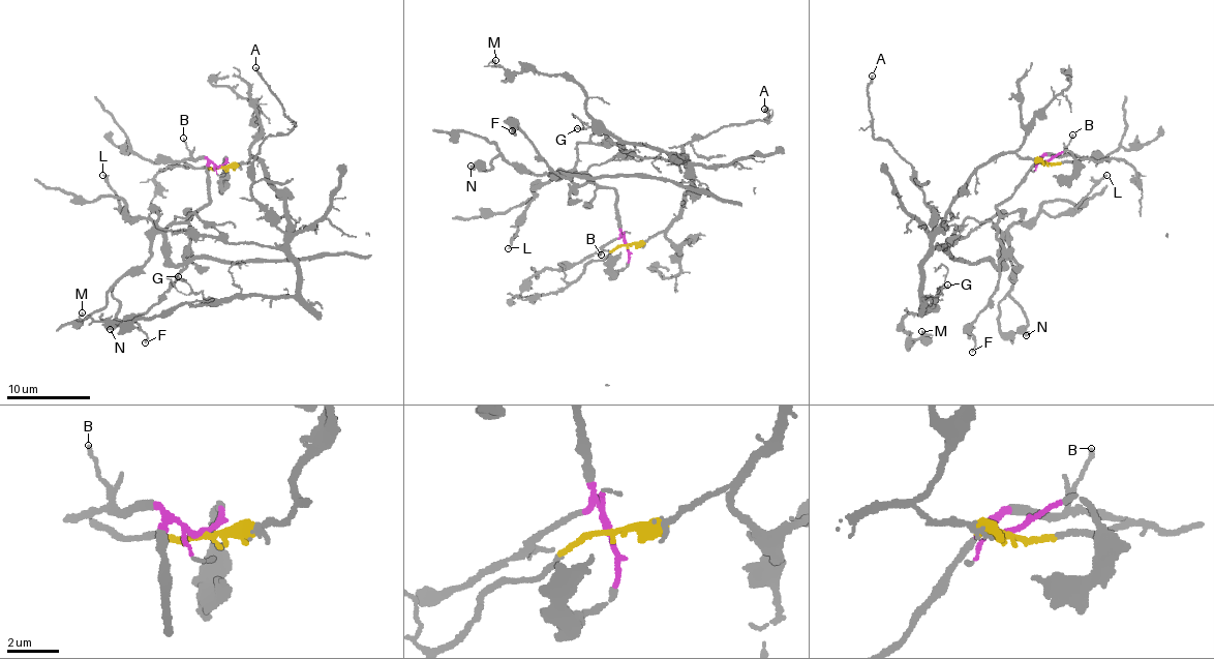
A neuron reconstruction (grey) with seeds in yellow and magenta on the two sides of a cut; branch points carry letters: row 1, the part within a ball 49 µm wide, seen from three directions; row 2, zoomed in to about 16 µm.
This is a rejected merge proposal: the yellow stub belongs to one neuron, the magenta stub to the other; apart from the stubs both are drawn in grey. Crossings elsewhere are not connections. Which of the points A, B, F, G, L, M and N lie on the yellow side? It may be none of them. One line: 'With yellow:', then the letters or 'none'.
With yellow: A, G, M

